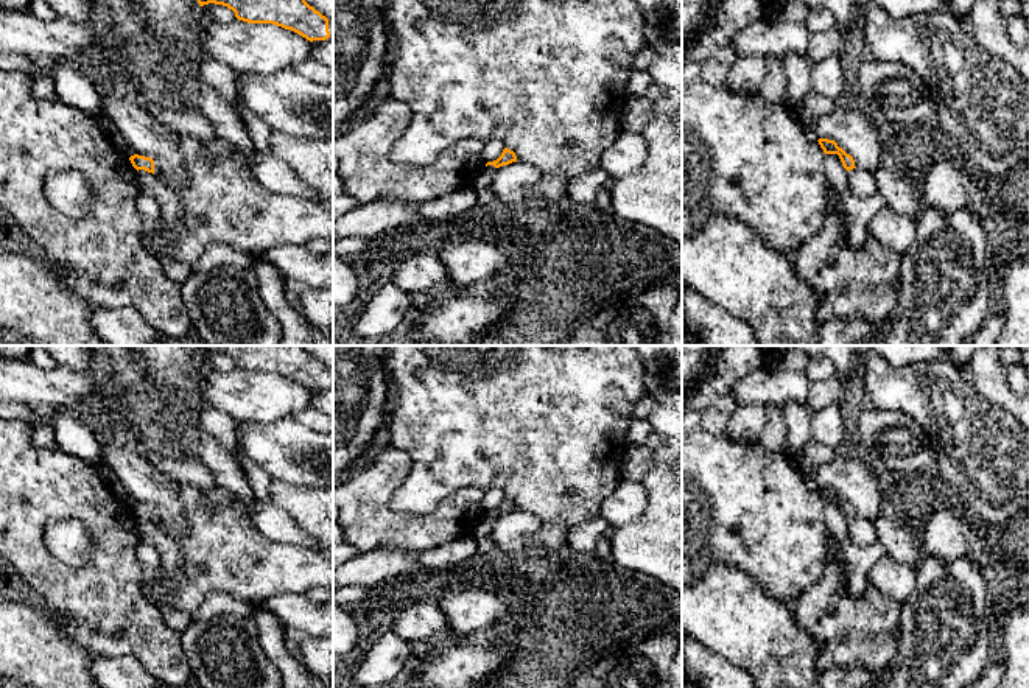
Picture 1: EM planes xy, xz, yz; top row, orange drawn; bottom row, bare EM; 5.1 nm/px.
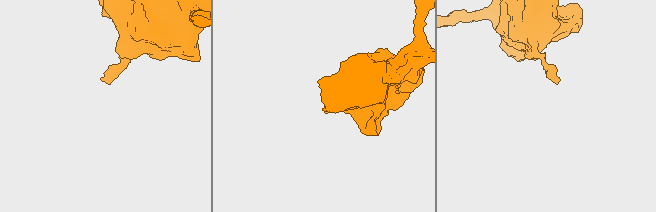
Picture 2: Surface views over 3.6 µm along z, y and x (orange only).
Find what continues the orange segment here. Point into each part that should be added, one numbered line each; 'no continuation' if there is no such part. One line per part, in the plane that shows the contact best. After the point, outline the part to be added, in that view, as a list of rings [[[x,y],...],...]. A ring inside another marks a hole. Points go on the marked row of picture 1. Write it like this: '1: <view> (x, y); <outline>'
no continuation

